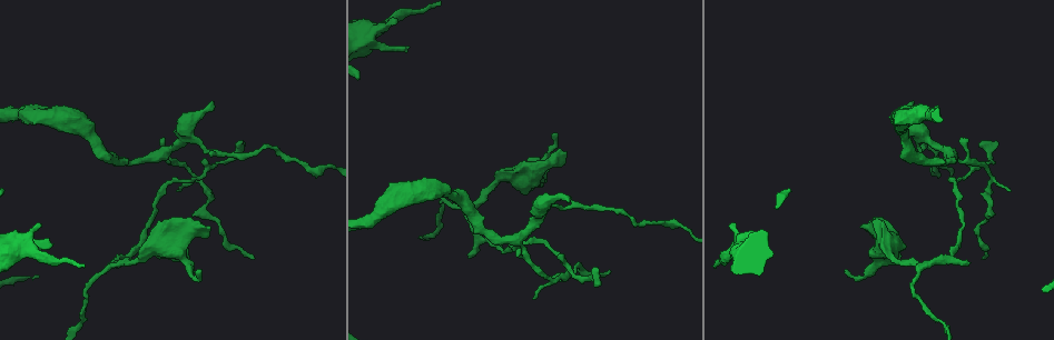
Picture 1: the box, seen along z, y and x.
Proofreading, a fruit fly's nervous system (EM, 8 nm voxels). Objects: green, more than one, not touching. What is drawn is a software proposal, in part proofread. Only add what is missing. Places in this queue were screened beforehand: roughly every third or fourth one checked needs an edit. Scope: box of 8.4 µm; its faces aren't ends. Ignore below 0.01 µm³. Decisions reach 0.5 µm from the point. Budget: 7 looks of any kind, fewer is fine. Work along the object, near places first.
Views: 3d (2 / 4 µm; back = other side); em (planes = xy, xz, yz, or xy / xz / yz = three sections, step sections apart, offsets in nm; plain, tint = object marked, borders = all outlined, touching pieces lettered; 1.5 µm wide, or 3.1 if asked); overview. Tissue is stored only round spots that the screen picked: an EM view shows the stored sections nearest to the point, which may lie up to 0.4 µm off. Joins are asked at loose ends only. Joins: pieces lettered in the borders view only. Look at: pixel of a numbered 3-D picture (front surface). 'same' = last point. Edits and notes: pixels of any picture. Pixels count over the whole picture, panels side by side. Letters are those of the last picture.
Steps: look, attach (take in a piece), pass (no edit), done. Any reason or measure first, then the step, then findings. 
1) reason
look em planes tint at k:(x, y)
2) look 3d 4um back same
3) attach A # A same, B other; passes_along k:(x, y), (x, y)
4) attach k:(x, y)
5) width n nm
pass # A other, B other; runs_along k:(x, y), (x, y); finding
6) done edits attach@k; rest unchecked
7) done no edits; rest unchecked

an open end
look 3d 4um at 1:(213, 101)

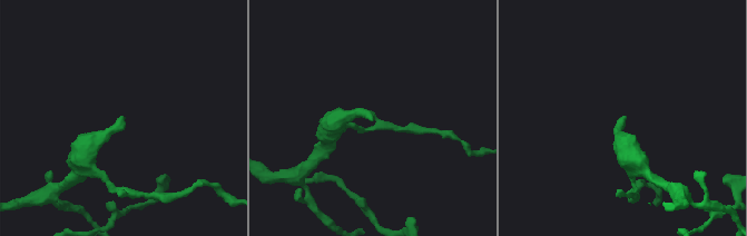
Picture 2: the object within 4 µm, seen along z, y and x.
look em planes borders at 2:(626, 117)

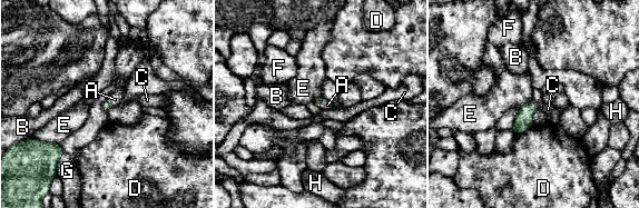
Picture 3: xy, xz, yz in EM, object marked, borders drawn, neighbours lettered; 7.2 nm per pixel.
attach A # A same, B other, C other, D other, E other, F other, G other, H other; it goes on there

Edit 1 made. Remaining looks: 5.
an open end
look 3d 4um at 1:(567, 153)

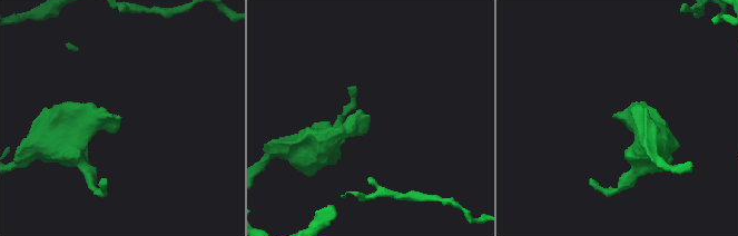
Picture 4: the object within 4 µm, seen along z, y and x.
now the EM
look em yz step 8 borders at 4:(118, 117)

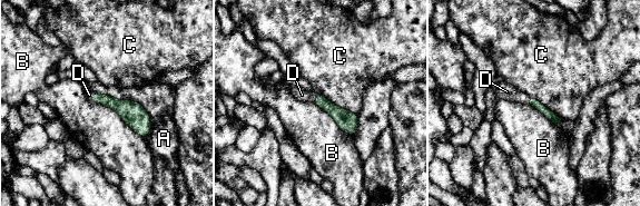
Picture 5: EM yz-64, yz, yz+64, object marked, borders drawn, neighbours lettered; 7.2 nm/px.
cut it another way
look em planes borders same

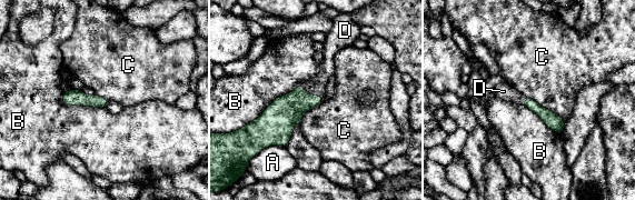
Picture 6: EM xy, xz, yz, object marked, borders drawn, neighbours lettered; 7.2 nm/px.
longest_contact B 550 nm
attach D # A other, B other, C other, D same; the neuron continues

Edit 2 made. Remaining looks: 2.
look overview

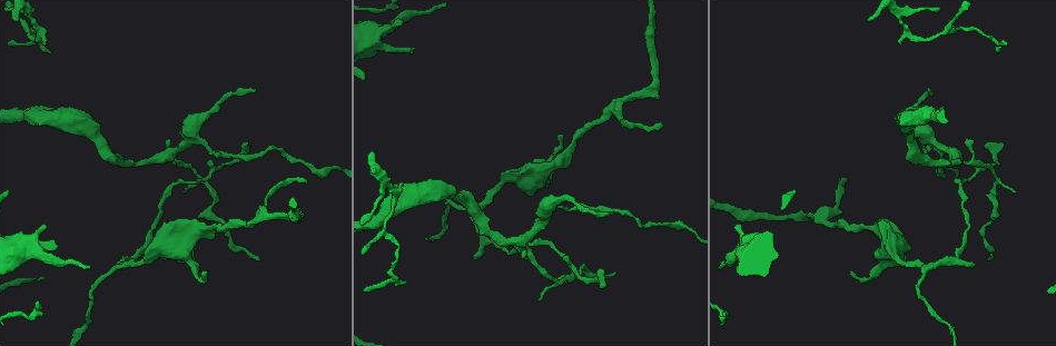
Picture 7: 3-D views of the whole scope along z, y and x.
tapers out
look em xz step 4 borders at 7:(990, 260)

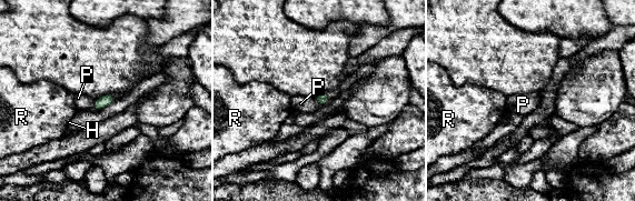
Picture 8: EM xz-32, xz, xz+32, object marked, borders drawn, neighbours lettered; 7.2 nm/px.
width 90 nm
pass # H other, P other, R other; none of them fits

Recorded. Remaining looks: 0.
done edits attach@3, attach@6; rest unchecked

